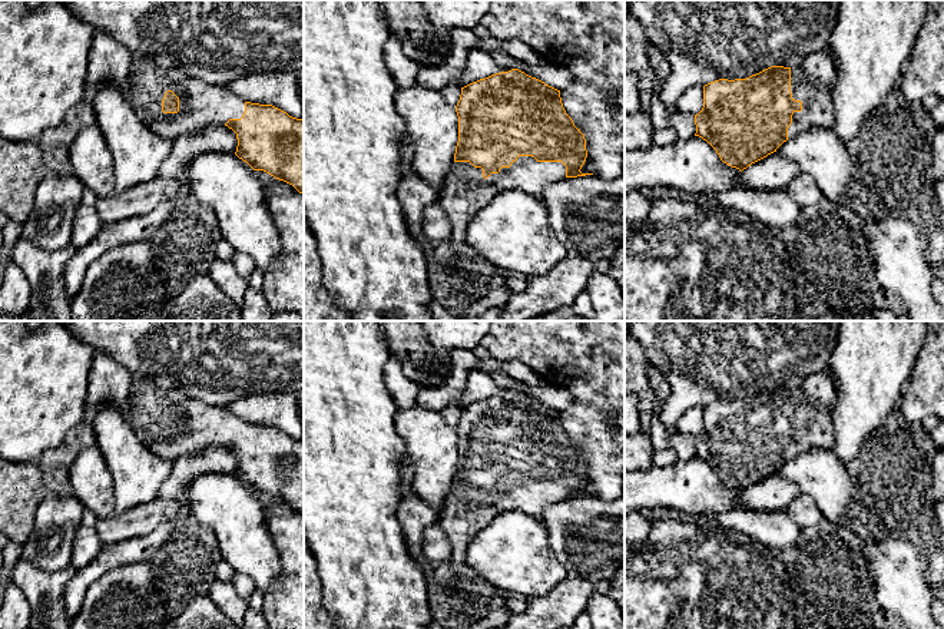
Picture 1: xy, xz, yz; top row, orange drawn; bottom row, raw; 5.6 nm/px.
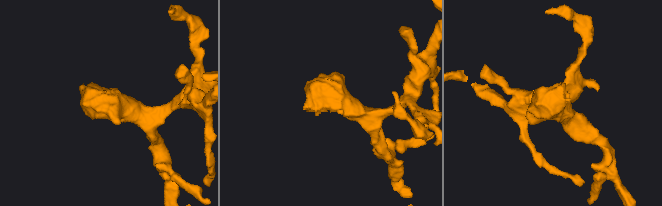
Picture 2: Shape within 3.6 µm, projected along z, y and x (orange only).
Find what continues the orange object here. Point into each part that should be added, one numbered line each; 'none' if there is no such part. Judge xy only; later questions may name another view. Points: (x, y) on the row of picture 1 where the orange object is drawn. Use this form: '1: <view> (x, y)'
1: xy (201, 103)

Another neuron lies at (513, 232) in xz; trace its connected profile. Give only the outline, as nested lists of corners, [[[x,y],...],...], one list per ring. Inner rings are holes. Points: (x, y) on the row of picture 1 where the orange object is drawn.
[[[500,192],[467,225],[466,242],[490,264],[524,278],[539,278],[566,256],[540,198]]]

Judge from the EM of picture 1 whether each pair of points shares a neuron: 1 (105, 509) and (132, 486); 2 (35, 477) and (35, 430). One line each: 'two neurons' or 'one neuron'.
1: two neurons
2: two neurons

